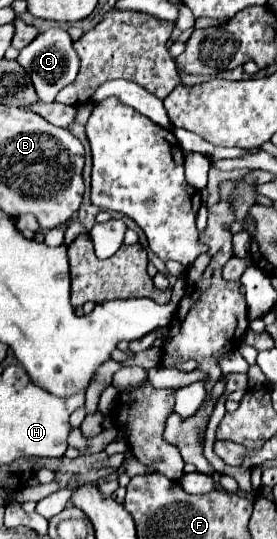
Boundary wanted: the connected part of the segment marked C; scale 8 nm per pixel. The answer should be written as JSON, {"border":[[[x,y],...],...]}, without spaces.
{"border":[[[51,27],[43,33],[39,33],[25,49],[21,49],[17,61],[29,73],[29,77],[37,89],[37,95],[43,103],[53,103],[57,93],[65,85],[69,85],[79,71],[79,57],[73,49],[73,41],[71,41],[69,33],[61,27]]]}

